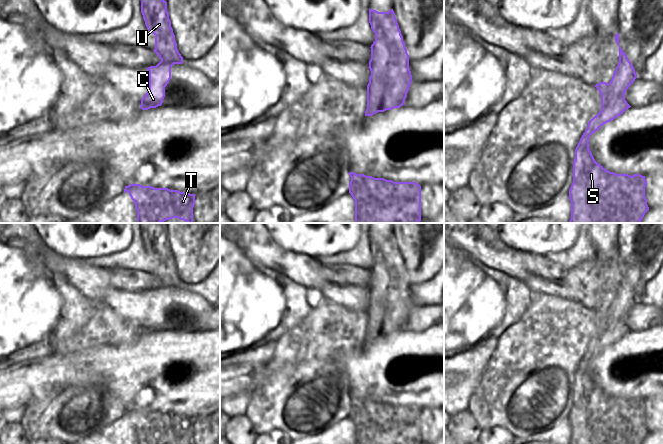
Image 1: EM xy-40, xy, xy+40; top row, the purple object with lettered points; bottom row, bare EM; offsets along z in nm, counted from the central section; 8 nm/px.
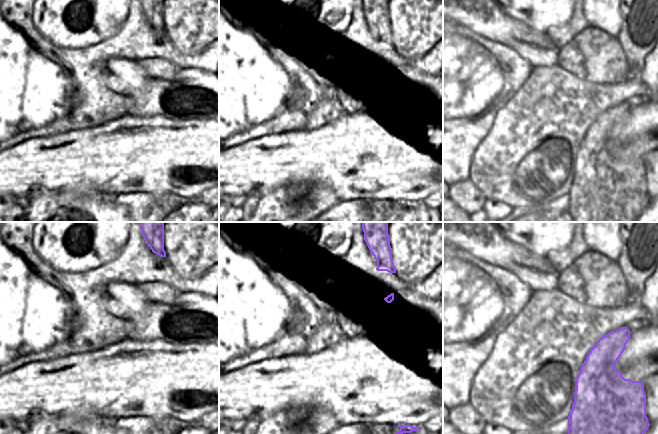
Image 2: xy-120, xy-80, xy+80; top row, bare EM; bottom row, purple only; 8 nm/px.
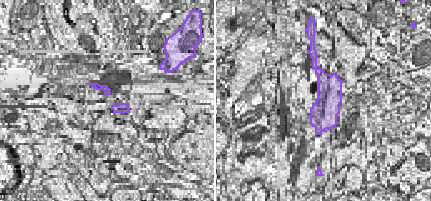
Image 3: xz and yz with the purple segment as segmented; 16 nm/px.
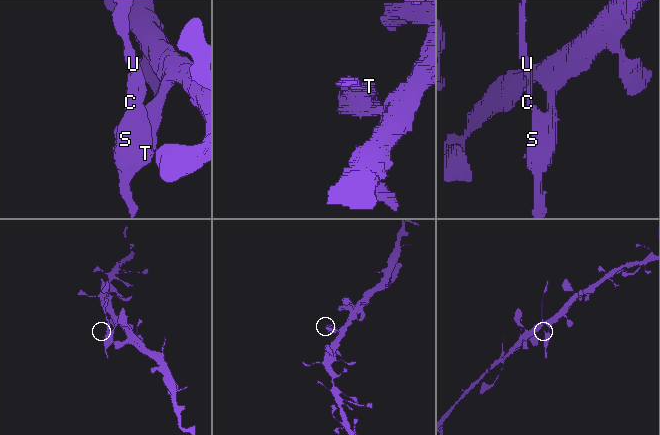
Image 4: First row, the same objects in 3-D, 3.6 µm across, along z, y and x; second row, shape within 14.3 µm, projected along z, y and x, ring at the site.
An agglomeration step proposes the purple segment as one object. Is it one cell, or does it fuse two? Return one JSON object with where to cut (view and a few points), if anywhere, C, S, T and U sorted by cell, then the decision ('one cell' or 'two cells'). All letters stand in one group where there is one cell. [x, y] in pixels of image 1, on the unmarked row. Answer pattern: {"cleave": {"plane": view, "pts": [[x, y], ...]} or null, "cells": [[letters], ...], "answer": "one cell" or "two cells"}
{"cleave": {"plane": "xy+40", "pts": [[624, 323], [619, 323], [613, 329], [601, 332]]}, "cells": [["C", "U"], ["S", "T"]], "answer": "two cells"}

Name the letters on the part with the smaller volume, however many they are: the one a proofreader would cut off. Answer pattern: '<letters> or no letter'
C, U

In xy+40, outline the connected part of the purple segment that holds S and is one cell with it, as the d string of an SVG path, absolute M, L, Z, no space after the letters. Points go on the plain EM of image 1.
M618 324L614 330L601 332L601 335L589 345L587 353L575 373L573 407L569 413L570 444L642 444L649 434L645 421L647 409L645 400L610 396L595 385L589 373L589 361L630 331L626 324Z

